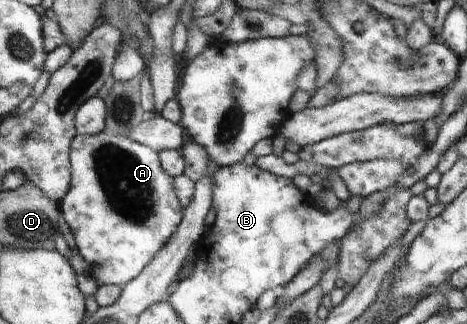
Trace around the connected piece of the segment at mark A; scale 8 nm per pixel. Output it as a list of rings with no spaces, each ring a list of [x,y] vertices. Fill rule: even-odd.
[[[115,133],[113,135],[106,134],[79,134],[73,142],[73,189],[66,195],[62,201],[63,210],[65,211],[66,221],[69,223],[75,240],[77,242],[76,249],[83,255],[85,260],[92,267],[92,277],[101,285],[118,285],[125,287],[135,278],[138,278],[148,265],[158,256],[158,253],[170,242],[170,239],[176,234],[179,226],[185,217],[185,206],[182,204],[180,196],[178,196],[177,179],[166,170],[161,161],[161,153],[154,147],[146,146],[141,142],[135,141],[133,138],[125,137]]]

